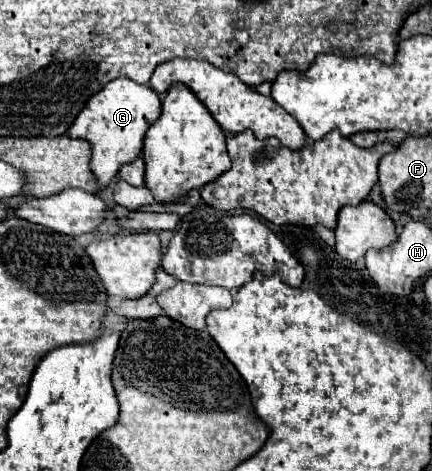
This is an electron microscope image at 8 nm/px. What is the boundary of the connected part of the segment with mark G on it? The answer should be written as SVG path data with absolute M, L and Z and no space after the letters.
M114 79L114 83L102 87L98 95L92 95L92 99L86 103L86 109L82 109L78 113L78 119L74 119L74 123L70 125L68 137L84 139L90 143L90 169L100 189L108 187L120 165L132 163L140 155L144 147L144 135L158 117L160 97L148 85L138 85L130 79Z

